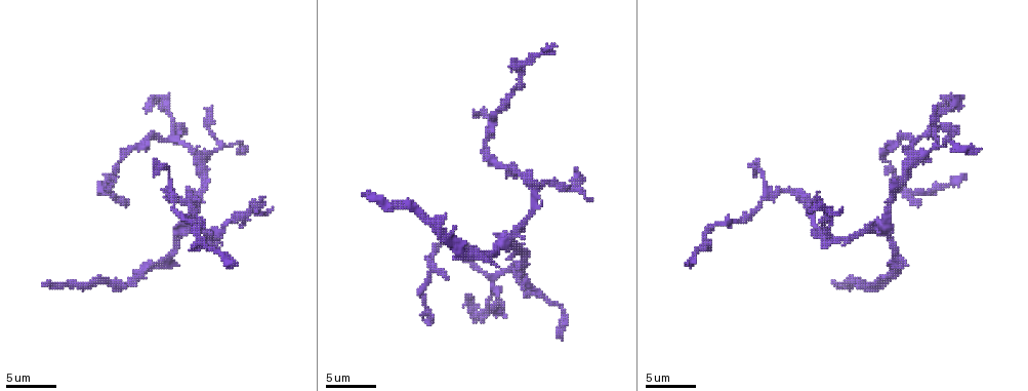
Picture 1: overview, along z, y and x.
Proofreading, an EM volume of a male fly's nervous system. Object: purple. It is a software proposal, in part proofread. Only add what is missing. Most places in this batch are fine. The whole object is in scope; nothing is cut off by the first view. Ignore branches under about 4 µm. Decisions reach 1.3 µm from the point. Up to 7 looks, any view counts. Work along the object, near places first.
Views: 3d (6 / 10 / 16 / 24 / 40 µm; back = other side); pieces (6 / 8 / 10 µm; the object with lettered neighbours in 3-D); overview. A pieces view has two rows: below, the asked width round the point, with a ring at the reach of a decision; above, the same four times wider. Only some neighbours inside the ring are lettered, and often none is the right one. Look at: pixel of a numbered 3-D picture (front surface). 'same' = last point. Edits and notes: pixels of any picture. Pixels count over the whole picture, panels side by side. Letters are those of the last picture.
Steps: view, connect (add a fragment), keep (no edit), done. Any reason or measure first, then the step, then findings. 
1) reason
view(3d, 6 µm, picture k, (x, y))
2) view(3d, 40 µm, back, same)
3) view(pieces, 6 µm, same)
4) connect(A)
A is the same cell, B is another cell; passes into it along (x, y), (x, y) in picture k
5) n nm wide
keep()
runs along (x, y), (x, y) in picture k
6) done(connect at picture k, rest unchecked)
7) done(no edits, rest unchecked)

an open end
view(pieces, 6 µm, picture 1, (963, 177))

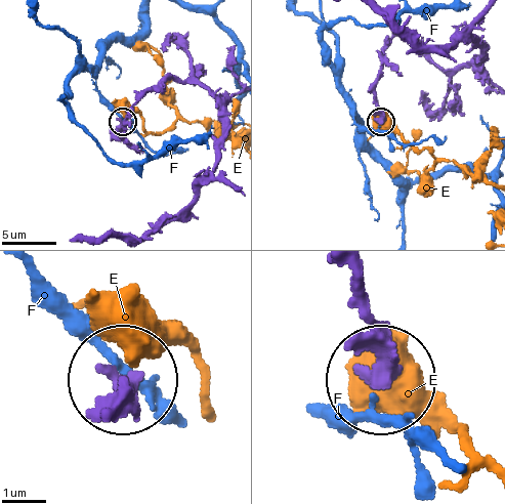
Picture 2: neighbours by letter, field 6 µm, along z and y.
keep()
E and F are other cells; none of them fits

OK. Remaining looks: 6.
view(3d, 10 µm, picture 1, (448, 277))

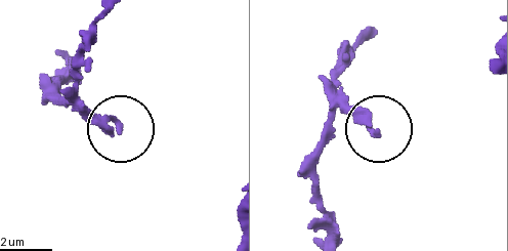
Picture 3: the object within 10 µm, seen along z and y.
view(pieces, 6 µm, picture 3, (378, 133))

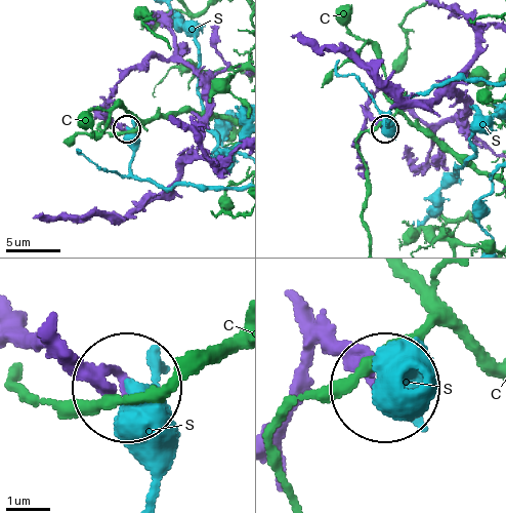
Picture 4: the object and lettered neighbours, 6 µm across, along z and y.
keep()
C and S are other cells; none of them fits

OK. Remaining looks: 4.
view(3d, 6 µm, picture 1, (474, 111))

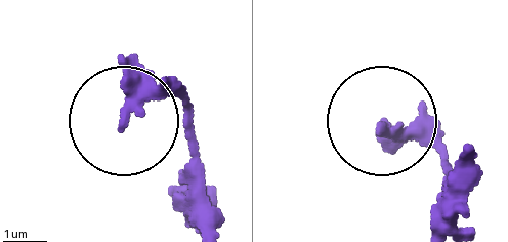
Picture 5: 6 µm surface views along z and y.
view(pieces, 6 µm, picture 5, (382, 128))

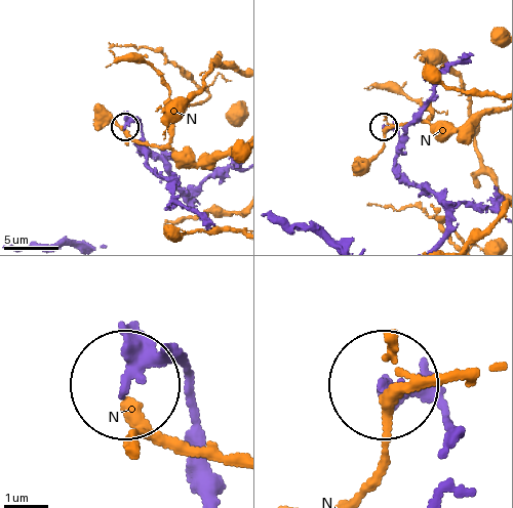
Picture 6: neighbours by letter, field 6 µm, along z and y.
keep()
N is another cell; runs along (186, 429), (190, 385), (179, 367), (156, 363), (127, 381) in picture 6; no lettered fragment goes on from it

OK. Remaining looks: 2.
long arm stops here
view(3d, 6 µm, picture 1, (553, 46))

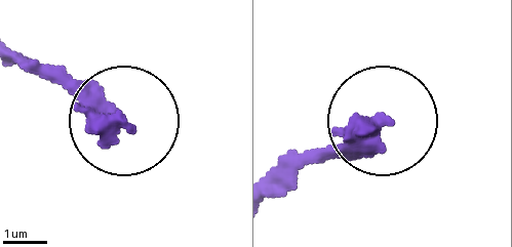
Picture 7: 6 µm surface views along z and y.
see the neighbours
view(pieces, 6 µm, picture 7, (387, 122))

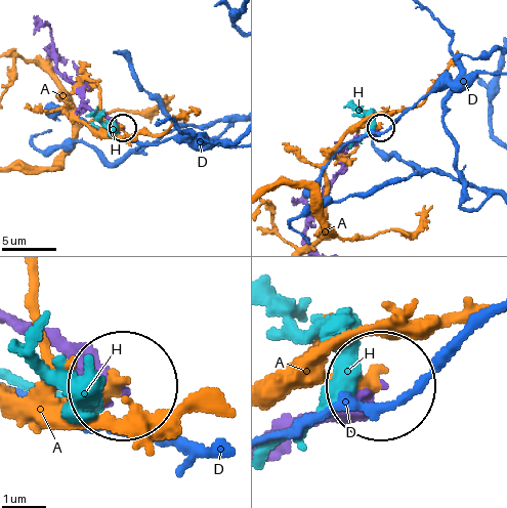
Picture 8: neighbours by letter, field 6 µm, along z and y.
keep()
A, D and H are other cells; none of them fits

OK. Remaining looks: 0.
done(no edits, rest unchecked)

